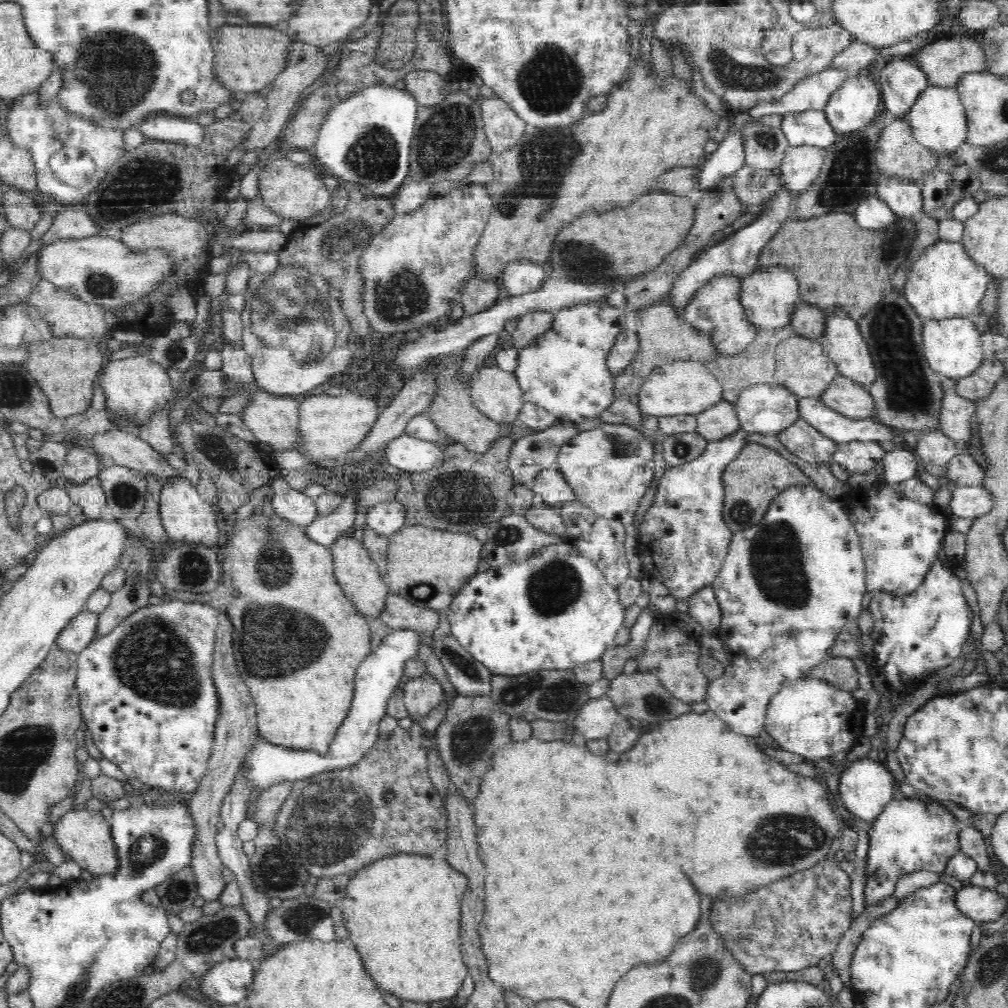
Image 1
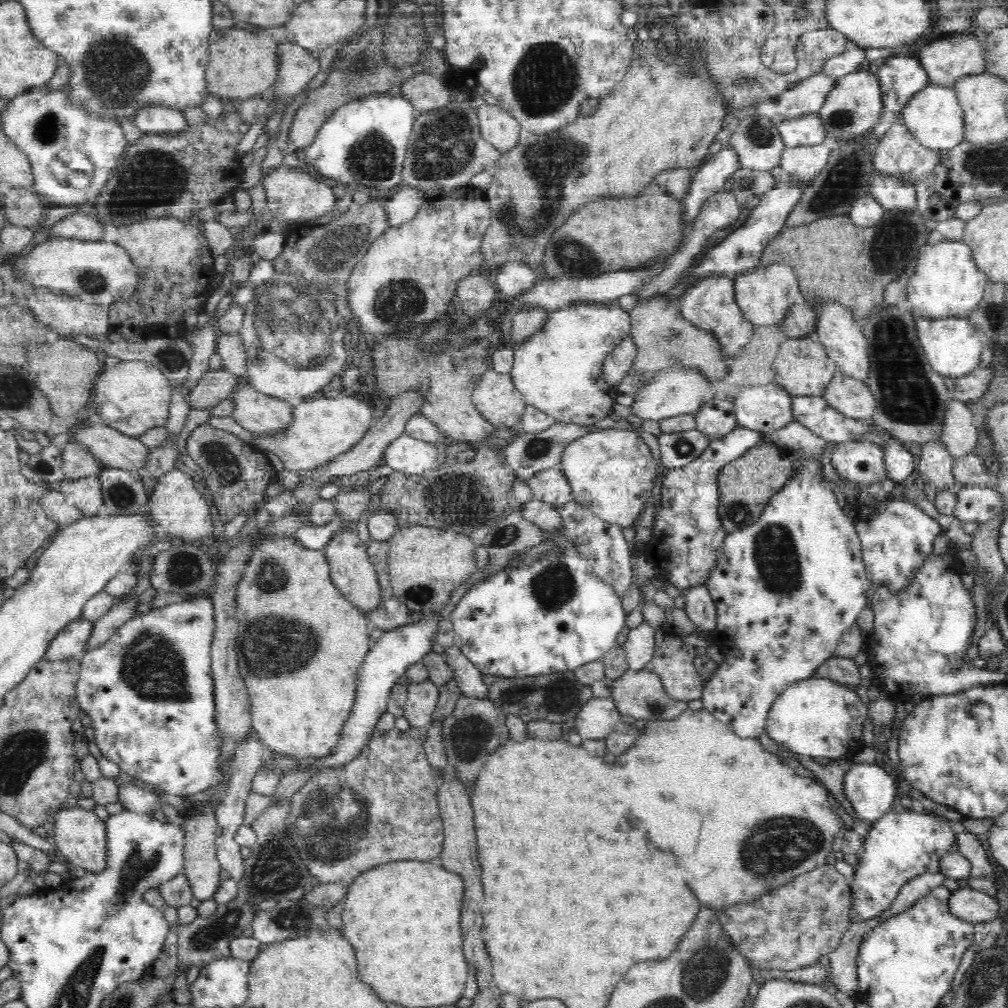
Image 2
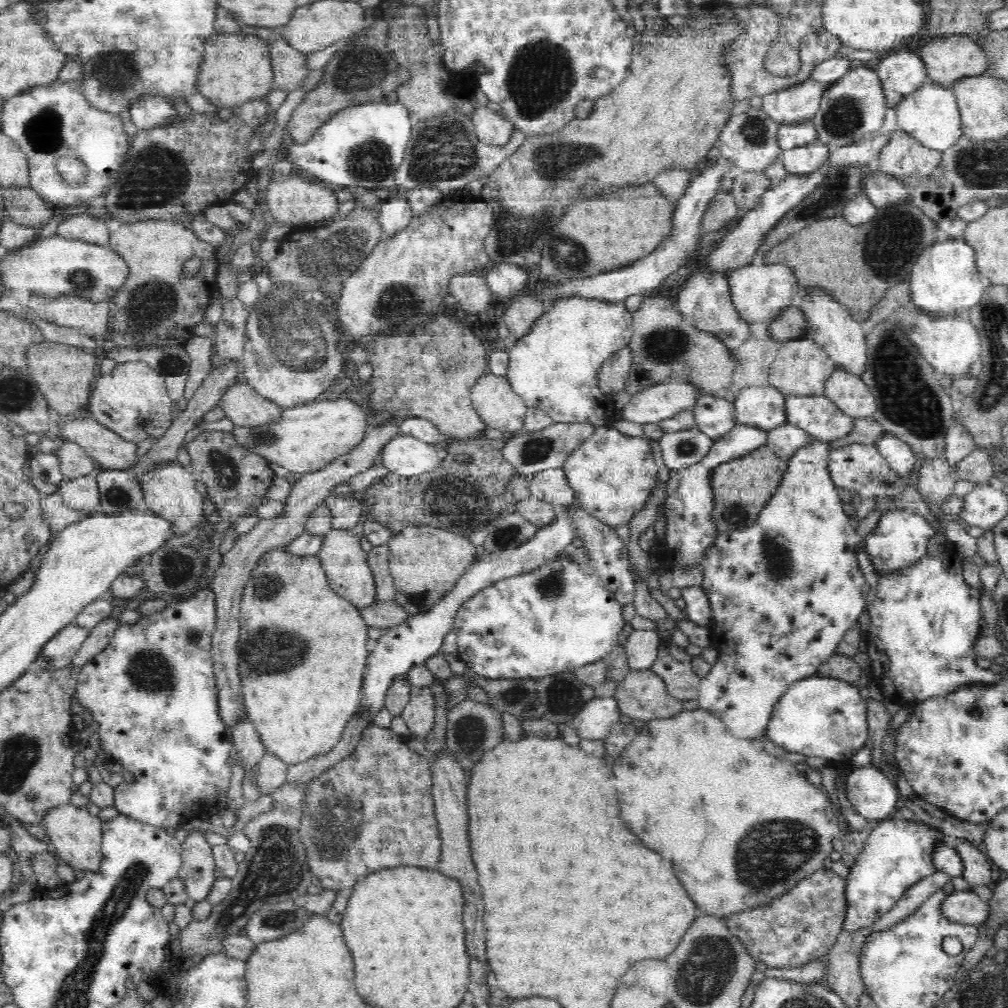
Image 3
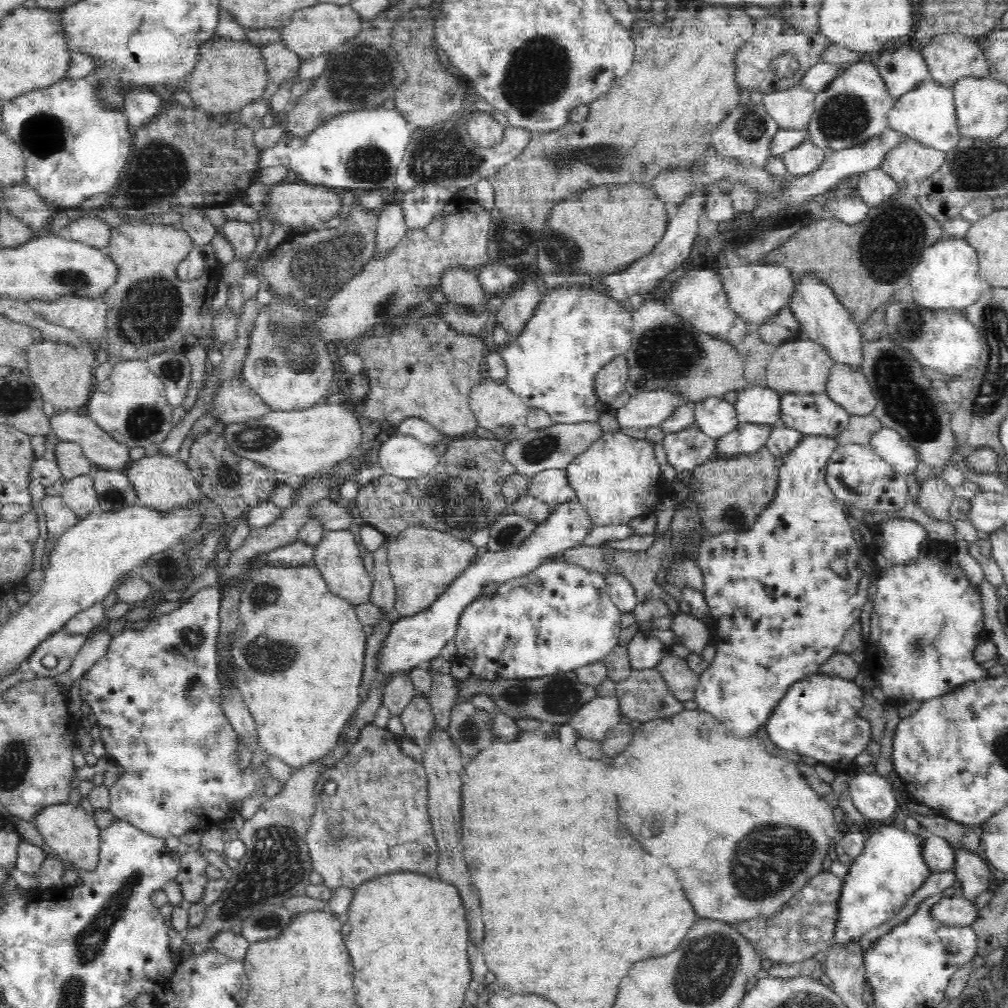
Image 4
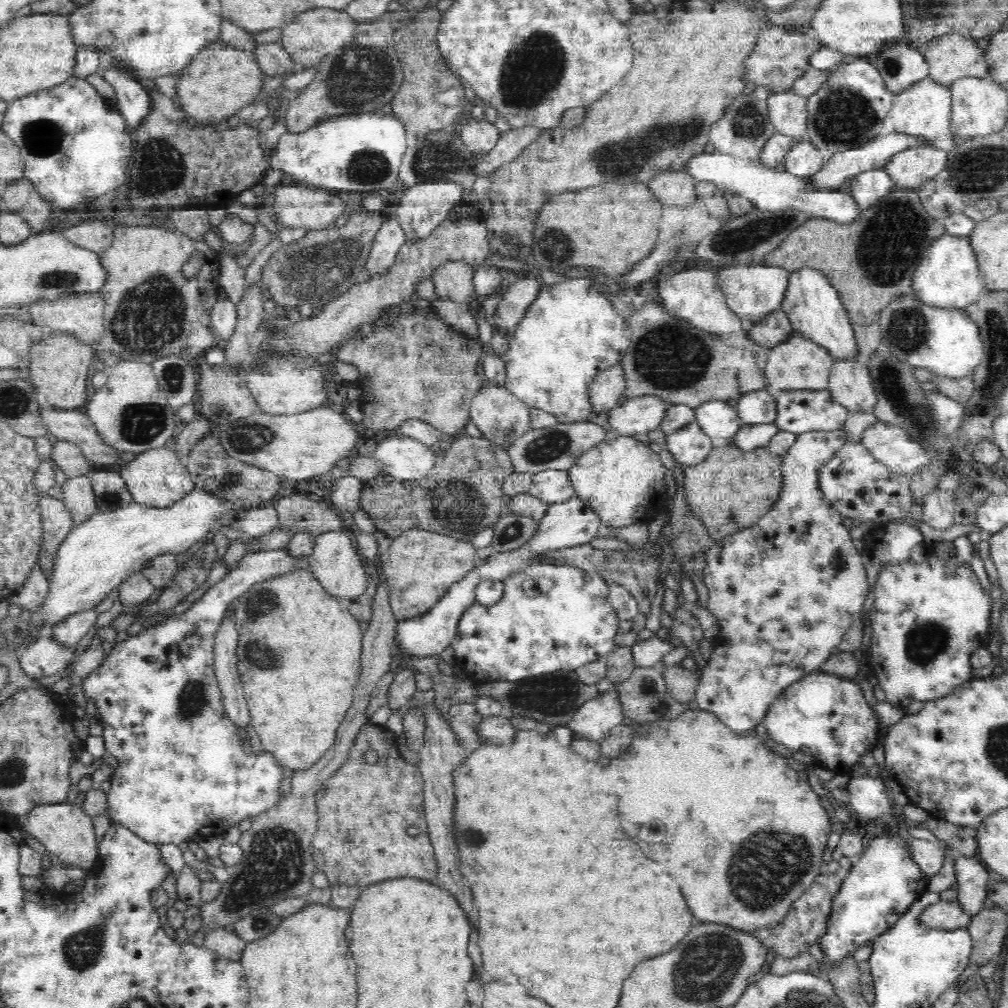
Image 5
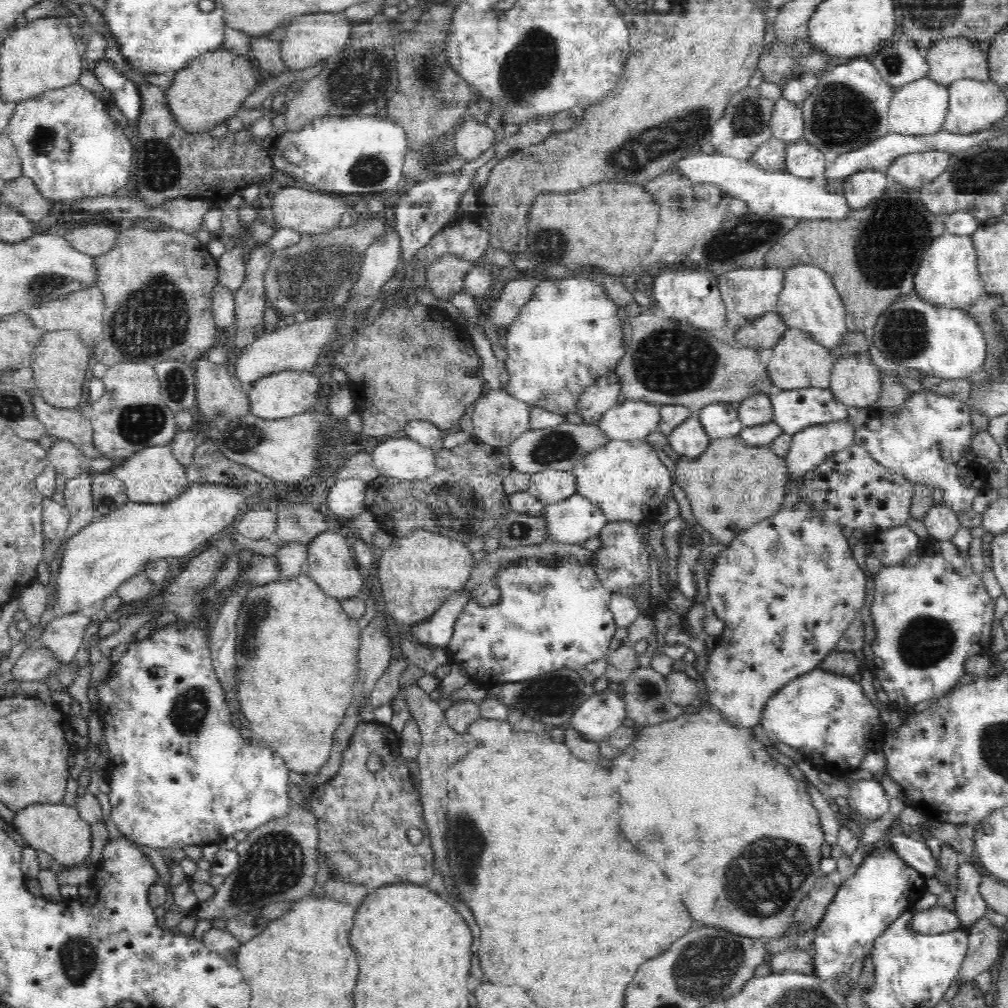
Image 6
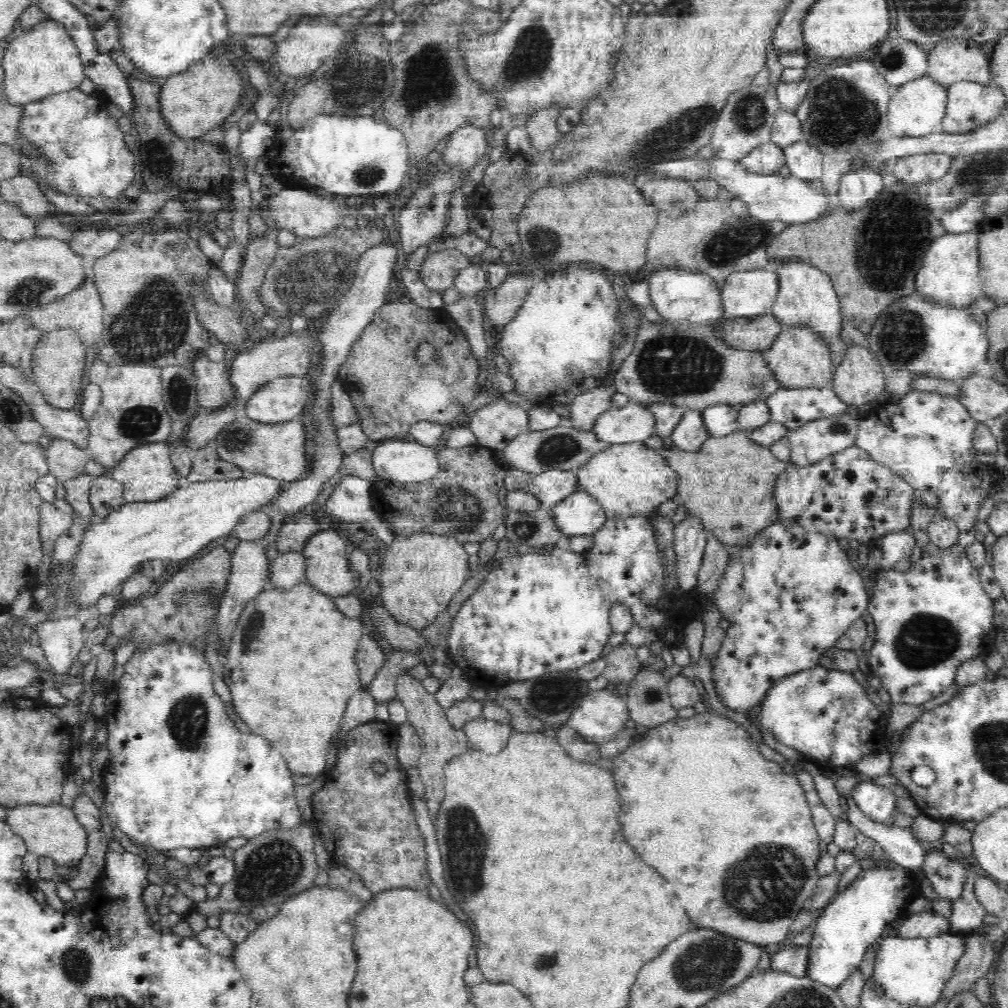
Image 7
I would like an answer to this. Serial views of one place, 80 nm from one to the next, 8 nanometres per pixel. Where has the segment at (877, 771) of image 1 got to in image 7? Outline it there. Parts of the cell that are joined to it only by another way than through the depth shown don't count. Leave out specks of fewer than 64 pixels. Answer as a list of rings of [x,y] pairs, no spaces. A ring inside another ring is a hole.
[[[869,779],[859,780],[851,796],[866,816],[879,823],[888,820],[897,811],[896,796],[892,790]]]

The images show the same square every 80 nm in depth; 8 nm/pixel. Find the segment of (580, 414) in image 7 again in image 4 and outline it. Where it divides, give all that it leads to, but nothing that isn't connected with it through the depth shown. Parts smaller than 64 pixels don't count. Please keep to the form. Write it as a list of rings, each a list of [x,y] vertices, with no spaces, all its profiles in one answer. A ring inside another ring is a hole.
[[[624,354],[616,356],[596,375],[593,386],[596,396],[608,409],[616,396],[626,390],[628,375],[628,363]]]

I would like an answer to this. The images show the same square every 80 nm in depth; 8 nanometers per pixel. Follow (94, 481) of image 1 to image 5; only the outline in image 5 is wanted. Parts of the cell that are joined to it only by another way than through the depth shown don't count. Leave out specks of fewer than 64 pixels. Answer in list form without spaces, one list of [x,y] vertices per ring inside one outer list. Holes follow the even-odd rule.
[[[87,475],[69,478],[62,487],[62,502],[71,514],[74,527],[98,512],[93,486]]]

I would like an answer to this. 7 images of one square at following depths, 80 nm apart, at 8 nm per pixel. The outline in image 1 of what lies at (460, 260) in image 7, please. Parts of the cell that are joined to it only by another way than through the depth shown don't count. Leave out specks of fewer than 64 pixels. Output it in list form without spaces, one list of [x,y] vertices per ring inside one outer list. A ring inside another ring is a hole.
[[[476,276],[466,284],[461,293],[460,305],[465,316],[475,315],[499,301],[500,288],[494,279]]]

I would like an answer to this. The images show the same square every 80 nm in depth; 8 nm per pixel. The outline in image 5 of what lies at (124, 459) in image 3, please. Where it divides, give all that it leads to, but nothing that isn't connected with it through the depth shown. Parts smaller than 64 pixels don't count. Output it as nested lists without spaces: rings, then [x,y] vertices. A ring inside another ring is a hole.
[[[39,408],[42,423],[47,426],[48,434],[56,436],[58,441],[72,441],[81,448],[83,455],[97,466],[122,463],[118,452],[101,439],[87,414],[78,410]]]

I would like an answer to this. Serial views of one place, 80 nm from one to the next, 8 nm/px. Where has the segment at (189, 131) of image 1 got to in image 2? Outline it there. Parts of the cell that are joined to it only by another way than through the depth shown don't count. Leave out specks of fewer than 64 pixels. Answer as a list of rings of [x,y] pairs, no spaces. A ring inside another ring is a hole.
[[[164,105],[138,109],[133,121],[142,133],[172,134],[186,132],[190,128],[183,111]]]

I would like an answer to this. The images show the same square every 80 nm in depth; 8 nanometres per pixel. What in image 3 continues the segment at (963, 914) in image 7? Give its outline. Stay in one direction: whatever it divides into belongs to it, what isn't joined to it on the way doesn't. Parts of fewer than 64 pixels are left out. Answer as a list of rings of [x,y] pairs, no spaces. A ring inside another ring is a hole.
[[[960,838],[955,849],[962,859],[964,870],[962,878],[969,884],[969,890],[976,886],[988,886],[992,882],[992,864],[988,862],[984,850]]]

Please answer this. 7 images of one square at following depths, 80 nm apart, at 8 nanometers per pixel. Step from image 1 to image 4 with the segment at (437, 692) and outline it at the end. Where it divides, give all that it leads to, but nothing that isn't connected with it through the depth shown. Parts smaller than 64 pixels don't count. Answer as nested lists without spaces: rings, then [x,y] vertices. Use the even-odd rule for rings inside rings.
[[[415,692],[412,702],[404,708],[400,717],[405,733],[417,745],[425,747],[427,736],[435,727],[435,716],[431,711],[431,704],[423,697],[423,693]]]

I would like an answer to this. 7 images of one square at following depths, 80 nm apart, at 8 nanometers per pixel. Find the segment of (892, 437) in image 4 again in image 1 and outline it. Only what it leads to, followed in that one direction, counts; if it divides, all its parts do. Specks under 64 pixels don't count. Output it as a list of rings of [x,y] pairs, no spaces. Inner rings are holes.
[[[893,447],[882,459],[884,476],[888,483],[895,485],[910,480],[919,472],[918,456],[913,450]]]

